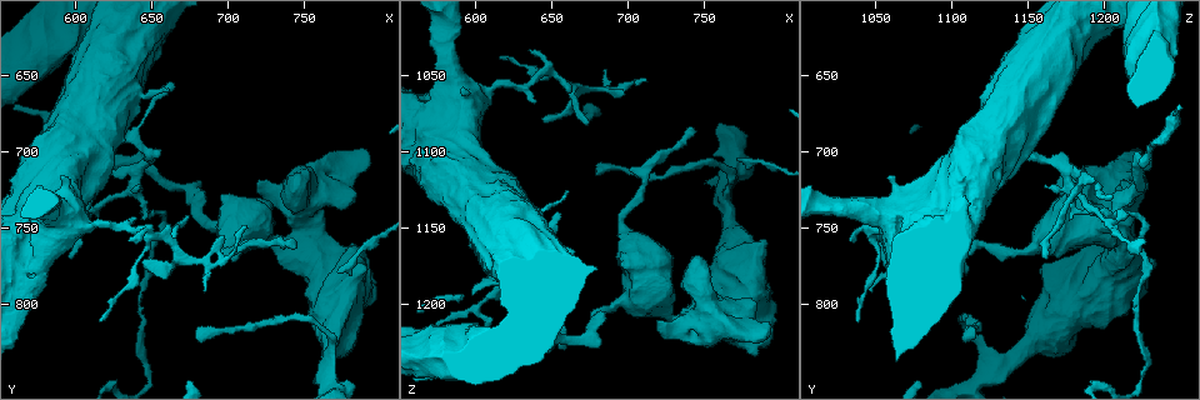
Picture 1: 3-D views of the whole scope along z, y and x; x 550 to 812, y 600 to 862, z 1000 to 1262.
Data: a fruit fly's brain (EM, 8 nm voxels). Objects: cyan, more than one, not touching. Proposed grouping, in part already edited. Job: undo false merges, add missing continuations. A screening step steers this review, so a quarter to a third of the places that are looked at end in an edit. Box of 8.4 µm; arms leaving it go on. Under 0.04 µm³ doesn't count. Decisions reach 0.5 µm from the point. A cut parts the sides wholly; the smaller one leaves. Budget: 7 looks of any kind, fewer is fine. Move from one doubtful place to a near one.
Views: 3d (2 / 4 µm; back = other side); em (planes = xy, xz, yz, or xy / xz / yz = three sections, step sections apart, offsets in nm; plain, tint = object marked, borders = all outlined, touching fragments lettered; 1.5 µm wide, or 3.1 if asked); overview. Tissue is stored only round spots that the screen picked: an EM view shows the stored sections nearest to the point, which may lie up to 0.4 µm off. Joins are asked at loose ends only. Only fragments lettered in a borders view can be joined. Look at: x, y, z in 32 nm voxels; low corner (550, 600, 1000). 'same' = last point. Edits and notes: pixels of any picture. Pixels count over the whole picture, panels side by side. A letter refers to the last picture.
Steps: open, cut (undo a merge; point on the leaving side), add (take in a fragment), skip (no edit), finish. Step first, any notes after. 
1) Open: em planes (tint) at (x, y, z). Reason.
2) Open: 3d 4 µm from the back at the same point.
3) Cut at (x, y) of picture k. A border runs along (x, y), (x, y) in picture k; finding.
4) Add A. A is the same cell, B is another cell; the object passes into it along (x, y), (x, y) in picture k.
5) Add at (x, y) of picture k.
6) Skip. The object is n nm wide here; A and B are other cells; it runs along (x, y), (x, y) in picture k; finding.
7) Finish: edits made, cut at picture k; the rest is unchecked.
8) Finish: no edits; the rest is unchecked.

Open: em planes (tint) at (642, 712, 1174). Four-way junction.

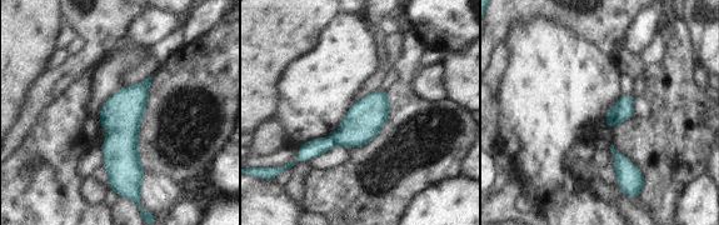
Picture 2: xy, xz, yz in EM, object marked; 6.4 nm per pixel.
Open: em planes (borders) at the same point.

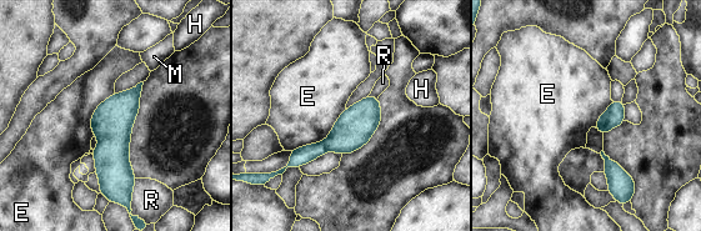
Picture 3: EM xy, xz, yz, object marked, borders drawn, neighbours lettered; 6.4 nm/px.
Cut at (300, 156) of picture 3. E, H, M and R are other cells; two neurons meet here.

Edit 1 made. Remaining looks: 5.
Open: overview.

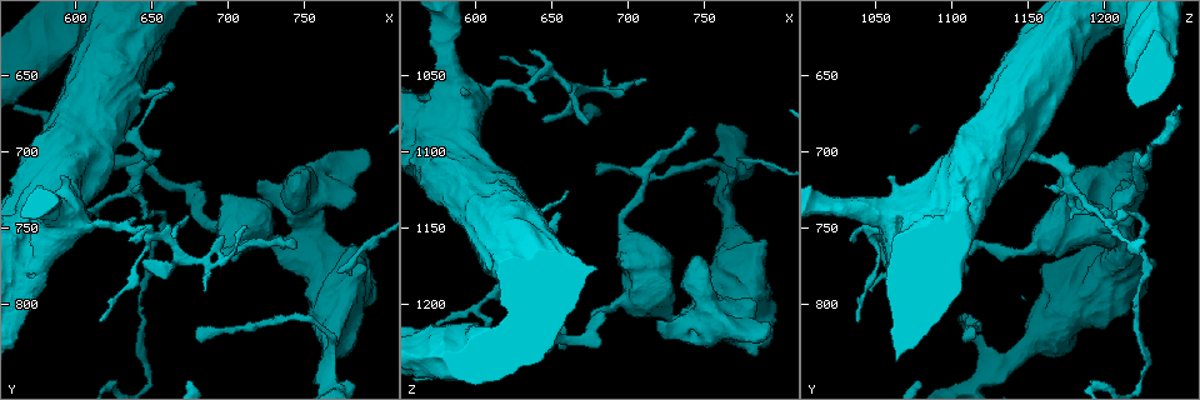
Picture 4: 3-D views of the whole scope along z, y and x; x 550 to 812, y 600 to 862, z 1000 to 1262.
Open: em planes (tint) at (646, 774, 1080). Thin end.

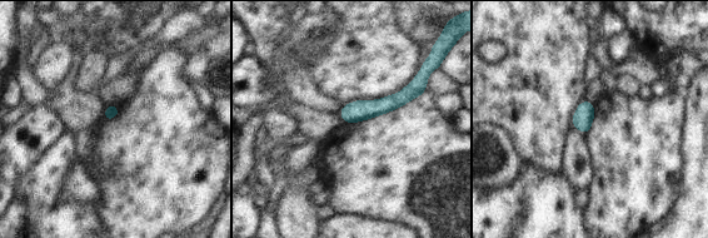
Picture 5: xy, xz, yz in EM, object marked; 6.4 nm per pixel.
Open: em planes (borders) at the same point.

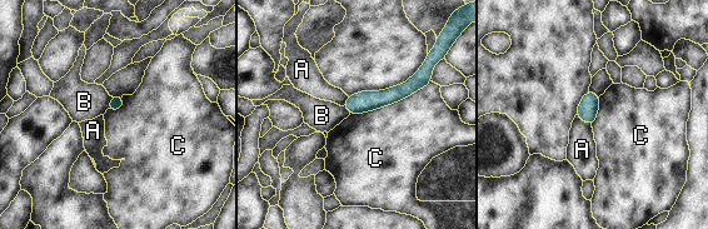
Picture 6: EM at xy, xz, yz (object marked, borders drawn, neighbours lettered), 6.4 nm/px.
Skip. The longest contact is with C, 550 nm; A, B and C are other cells; a border runs along (432, 81), (399, 100), (350, 114) in picture 6; none of them fits.

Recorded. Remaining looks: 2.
Finish: edits made, cut at picture 3; the rest is unchecked.

